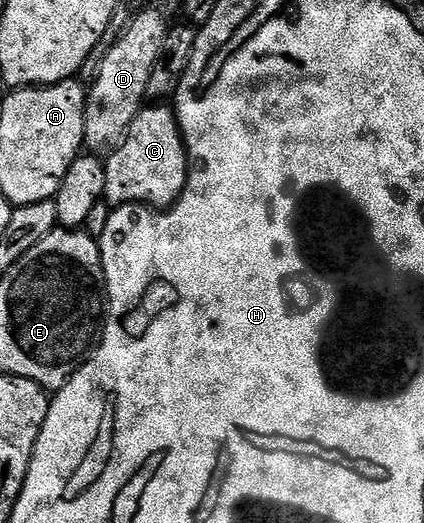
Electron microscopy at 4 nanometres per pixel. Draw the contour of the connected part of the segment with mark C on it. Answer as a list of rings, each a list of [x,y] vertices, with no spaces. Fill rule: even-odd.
[[[161,102],[142,107],[135,122],[131,122],[121,145],[108,153],[104,161],[103,200],[106,205],[144,204],[146,208],[154,210],[168,210],[183,194],[191,161],[189,153],[185,151],[181,128],[177,125],[176,111],[172,107],[165,107],[169,106]]]

